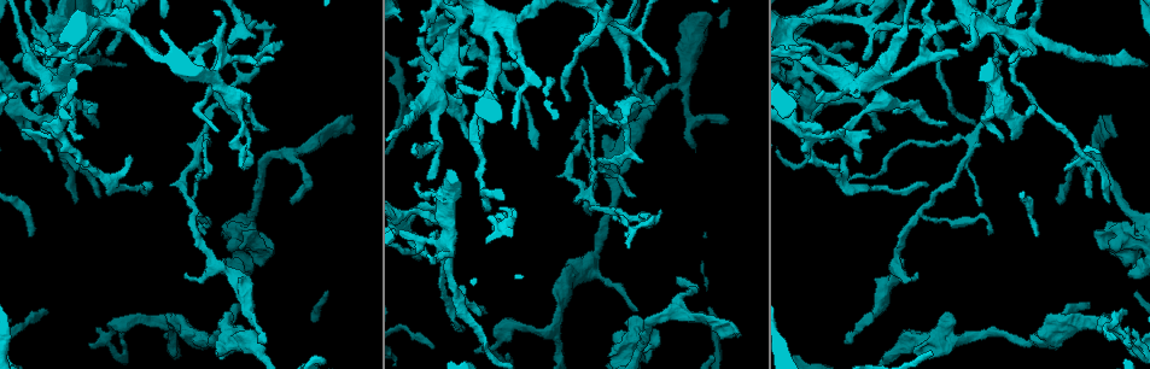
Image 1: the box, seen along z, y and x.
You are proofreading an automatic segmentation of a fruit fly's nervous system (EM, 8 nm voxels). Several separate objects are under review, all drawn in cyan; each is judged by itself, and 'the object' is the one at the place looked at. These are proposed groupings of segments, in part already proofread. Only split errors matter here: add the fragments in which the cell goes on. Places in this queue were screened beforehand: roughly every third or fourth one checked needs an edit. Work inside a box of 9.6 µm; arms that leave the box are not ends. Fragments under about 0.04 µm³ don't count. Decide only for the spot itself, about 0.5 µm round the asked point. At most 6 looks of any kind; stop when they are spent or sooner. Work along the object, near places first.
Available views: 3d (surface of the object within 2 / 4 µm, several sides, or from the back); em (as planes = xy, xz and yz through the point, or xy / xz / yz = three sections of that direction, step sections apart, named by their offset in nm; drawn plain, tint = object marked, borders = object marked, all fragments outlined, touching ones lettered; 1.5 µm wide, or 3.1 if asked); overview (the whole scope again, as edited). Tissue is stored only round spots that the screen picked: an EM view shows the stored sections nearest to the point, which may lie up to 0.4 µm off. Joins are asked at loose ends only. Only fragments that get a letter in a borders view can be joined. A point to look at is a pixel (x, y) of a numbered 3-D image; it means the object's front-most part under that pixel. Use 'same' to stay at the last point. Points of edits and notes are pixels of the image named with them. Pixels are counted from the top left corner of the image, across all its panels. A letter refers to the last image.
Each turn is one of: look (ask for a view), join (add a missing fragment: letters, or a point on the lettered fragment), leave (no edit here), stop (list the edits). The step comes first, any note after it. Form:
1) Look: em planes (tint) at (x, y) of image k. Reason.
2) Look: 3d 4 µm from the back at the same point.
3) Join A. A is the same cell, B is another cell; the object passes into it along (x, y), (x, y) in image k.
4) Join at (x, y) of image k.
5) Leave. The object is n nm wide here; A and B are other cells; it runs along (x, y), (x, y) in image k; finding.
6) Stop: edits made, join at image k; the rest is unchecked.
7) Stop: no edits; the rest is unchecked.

Look: em planes (tint) at (1091, 197) of image 1. Free end.

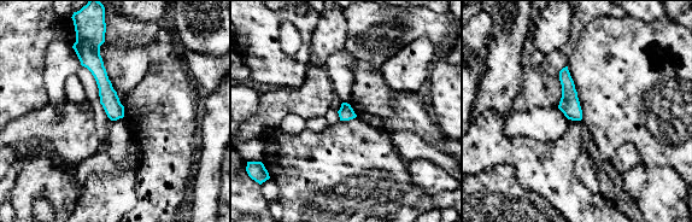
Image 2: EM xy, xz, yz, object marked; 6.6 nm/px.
Look: em planes (borders) at the same point.

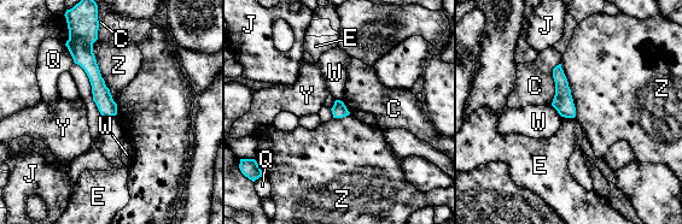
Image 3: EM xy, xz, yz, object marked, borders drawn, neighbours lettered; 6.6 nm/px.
Leave. C, E, J, Q, W, Y and Z are other cells; it runs along (89, 43), (88, 64), (106, 115) in image 3; no lettered fragment goes on from it.

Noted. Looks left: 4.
Look: 3d 2 µm at (626, 247) of image 1. Tapers out.

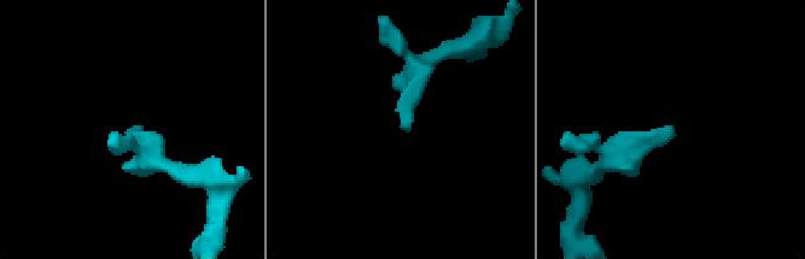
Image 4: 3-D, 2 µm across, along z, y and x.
Look: em planes (borders) at (673, 132) of image 4.

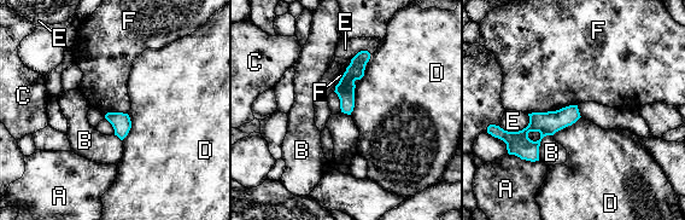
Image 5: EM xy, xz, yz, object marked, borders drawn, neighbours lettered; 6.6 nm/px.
Leave. The object is 130 nm wide here; the longest contact is with F, 340 nm; A, B, C, D, E and F are other cells; no lettered fragment goes on from it.

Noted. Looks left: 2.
Look: 3d 2 µm at (852, 95) of image 1. Free end.

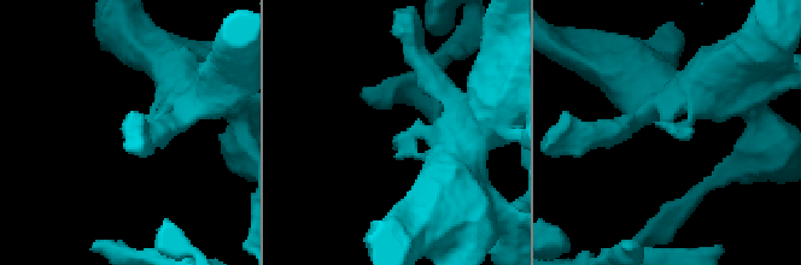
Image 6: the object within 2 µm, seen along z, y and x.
Look: em planes (borders) at (671, 134) of image 6.

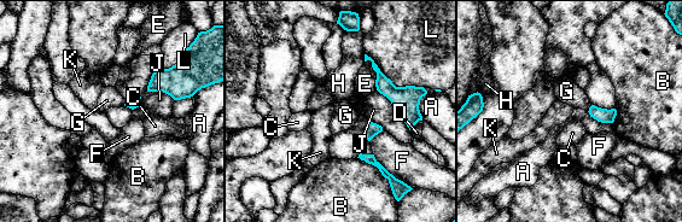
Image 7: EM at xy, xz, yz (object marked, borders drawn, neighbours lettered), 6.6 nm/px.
Leave. A, B, C, D, E, F, G, H, J, K and L are other cells; a border runs along (587, 111), (598, 121), (612, 123) in image 7; no lettered fragment goes on from it.

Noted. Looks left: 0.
Stop: no edits; the rest is unchecked.

